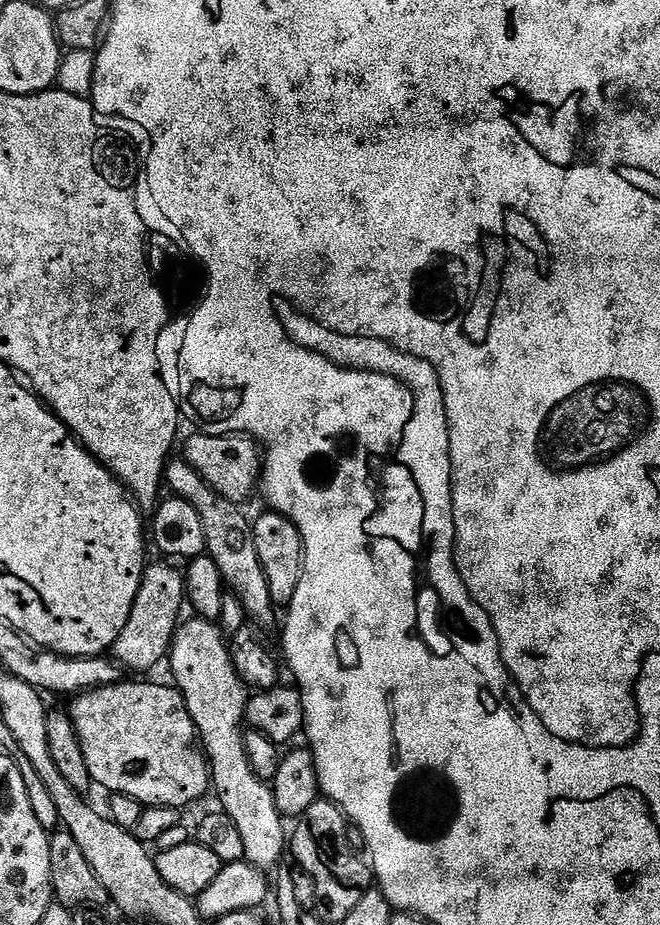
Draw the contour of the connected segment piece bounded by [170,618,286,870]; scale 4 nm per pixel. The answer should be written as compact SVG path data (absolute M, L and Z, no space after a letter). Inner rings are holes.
M185 619L177 627L176 636L172 639L170 664L172 660L172 676L176 679L173 680L175 687L180 689L182 698L186 702L186 710L196 727L199 743L206 753L210 769L210 788L214 796L216 792L216 800L220 803L217 804L219 811L226 813L230 822L234 822L234 827L240 831L244 860L261 870L269 870L268 868L272 867L275 869L277 867L275 864L286 856L286 828L284 832L286 820L281 816L278 806L274 802L271 783L258 778L258 774L254 774L246 754L245 729L240 728L240 723L243 725L246 720L250 689L242 682L238 670L234 670L229 641L219 627L210 620L191 619Z

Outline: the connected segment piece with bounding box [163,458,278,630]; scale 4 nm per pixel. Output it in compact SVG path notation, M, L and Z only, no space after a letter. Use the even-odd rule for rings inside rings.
M182 458L169 459L168 466L164 470L163 483L171 495L190 502L190 506L198 510L202 518L202 527L206 530L208 547L206 554L214 558L225 585L235 592L236 597L242 602L249 621L261 629L268 630L276 620L278 608L272 603L268 579L262 570L258 550L254 546L253 521L250 516L248 520L247 514L244 513L245 509L241 505L222 498L222 494L213 490L204 481L202 474L198 474L198 470L194 470L194 466L190 466Z

